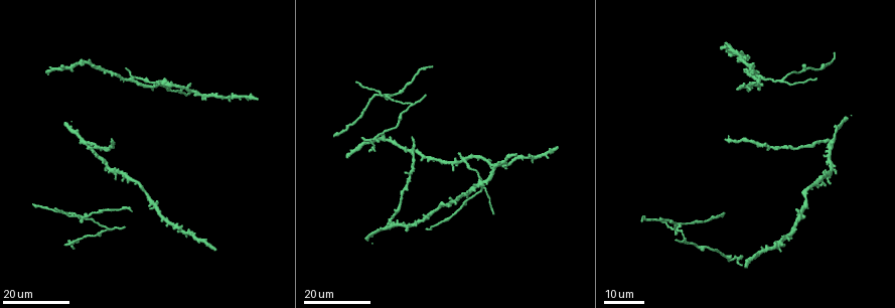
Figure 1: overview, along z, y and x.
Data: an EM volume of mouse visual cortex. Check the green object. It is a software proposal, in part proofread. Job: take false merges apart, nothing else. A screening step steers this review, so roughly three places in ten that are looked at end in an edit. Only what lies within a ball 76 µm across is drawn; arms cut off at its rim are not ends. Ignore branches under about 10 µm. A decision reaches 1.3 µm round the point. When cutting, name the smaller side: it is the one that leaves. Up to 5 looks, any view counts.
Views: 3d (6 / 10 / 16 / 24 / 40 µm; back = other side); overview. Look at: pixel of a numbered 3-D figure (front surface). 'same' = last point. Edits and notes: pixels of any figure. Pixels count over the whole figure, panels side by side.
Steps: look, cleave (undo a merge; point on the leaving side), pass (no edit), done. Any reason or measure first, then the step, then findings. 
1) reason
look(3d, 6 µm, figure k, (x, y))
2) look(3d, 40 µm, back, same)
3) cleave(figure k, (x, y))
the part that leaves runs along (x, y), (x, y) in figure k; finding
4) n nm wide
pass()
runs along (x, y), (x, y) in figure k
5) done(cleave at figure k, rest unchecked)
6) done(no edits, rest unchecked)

look(3d, 16 µm, figure 1, (463, 161))

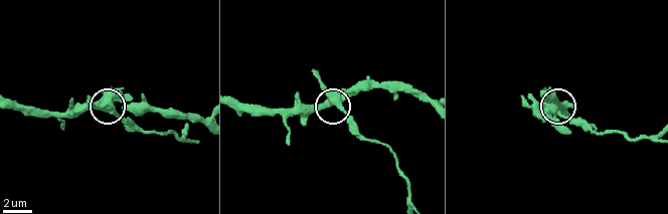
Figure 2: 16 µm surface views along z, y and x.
look(3d, 10 µm, figure 2, (339, 101))

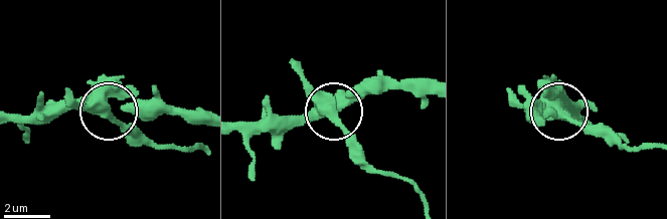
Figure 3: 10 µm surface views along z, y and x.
side arm 33 µm
cleave(figure 3, (110, 120))
the part that leaves runs along (550, 103), (618, 144), (653, 144) in figure 3; a second neuron is stuck on

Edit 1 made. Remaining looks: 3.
look(overview)

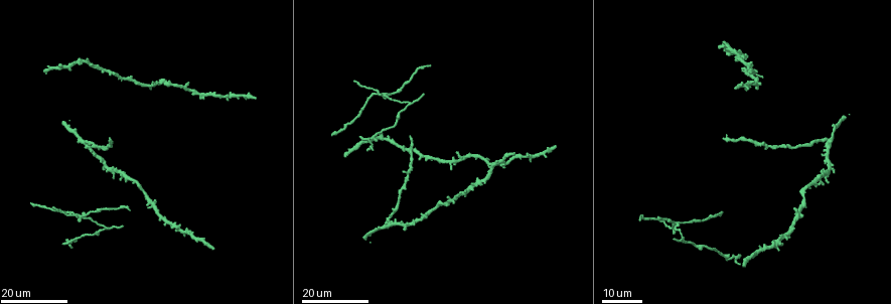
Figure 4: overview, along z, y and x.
four or more arms meet
look(3d, 24 µm, figure 4, (79, 218))

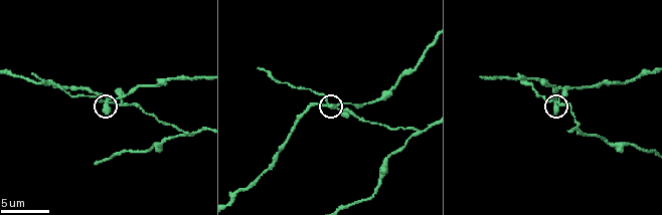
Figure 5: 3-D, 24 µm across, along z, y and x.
zoom in
look(3d, 10 µm, figure 5, (113, 102))

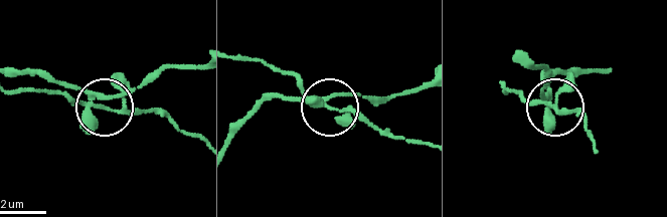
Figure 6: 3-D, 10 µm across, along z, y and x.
side arm 23 µm
cleave(figure 6, (348, 109))
the part that leaves runs along (546, 106), (580, 114), (593, 141) in figure 6; a second neuron is stuck on

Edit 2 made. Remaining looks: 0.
done(cleave at figure 3, cleave at figure 6, rest unchecked)

